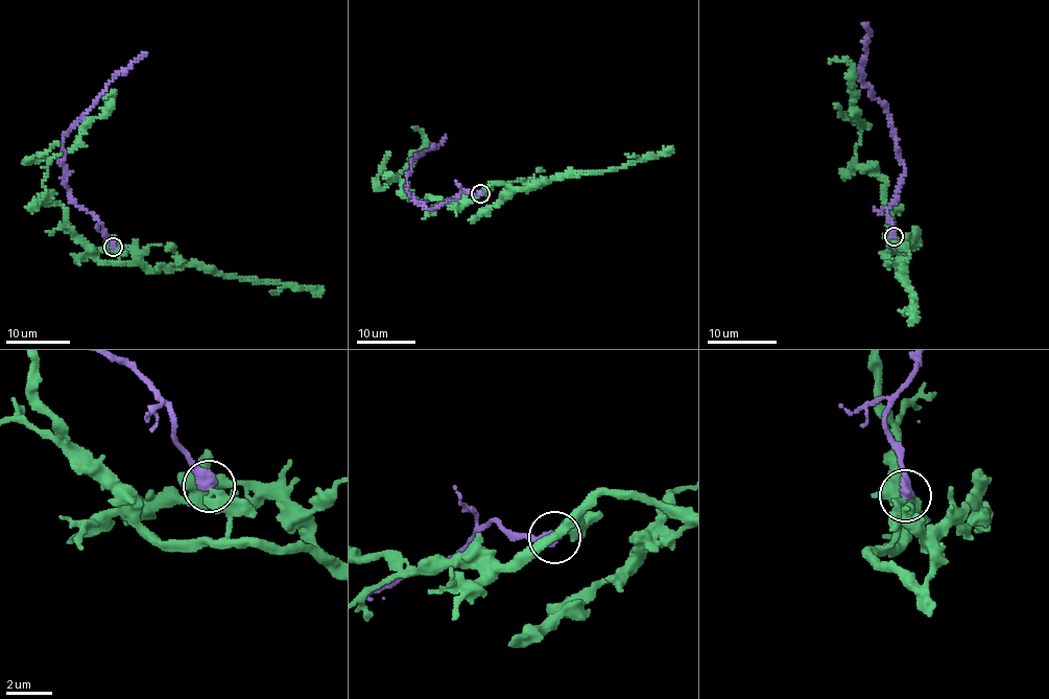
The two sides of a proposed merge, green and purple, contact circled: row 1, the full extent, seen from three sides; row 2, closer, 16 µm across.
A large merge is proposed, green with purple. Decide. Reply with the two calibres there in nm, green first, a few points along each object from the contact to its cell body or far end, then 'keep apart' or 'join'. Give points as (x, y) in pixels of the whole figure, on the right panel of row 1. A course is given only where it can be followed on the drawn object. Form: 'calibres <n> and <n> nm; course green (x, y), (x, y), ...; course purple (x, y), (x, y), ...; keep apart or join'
calibres 440 and 500 nm; course green (892, 236), (887, 251), (893, 247), (885, 180), (855, 162), (862, 127), (853, 68), (828, 62); course purple (893, 236), (887, 211), (904, 177), (889, 111), (875, 98), (861, 76), (869, 33), (863, 25); keep apart

